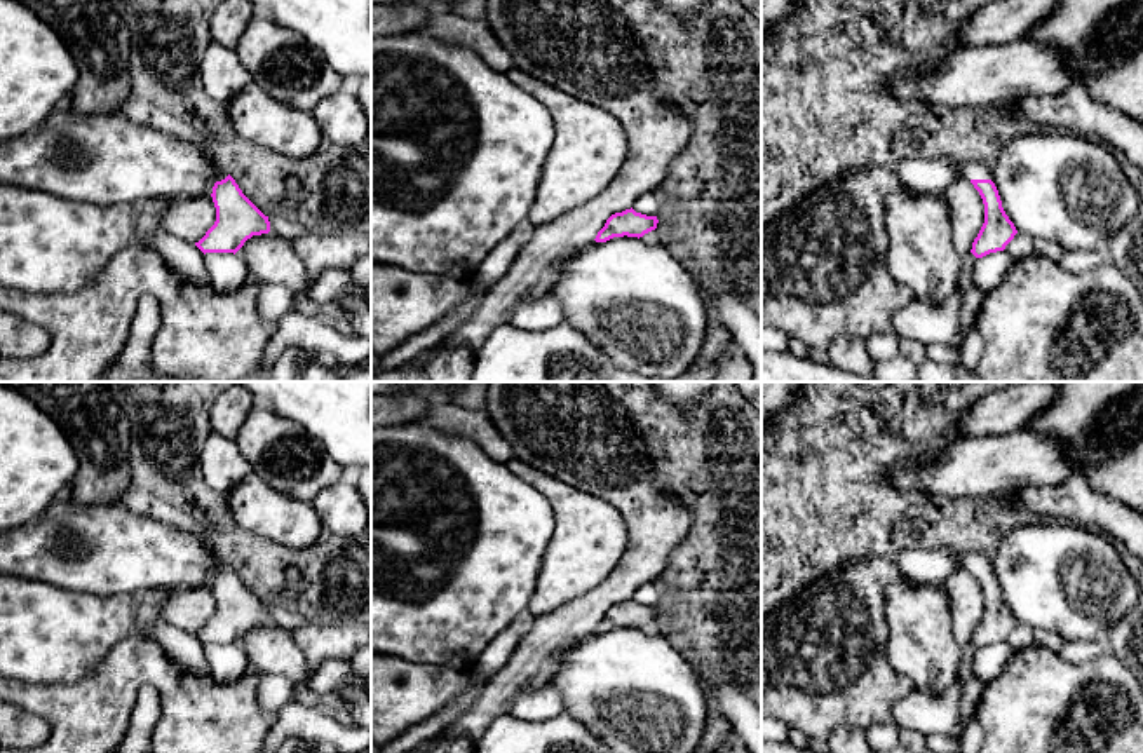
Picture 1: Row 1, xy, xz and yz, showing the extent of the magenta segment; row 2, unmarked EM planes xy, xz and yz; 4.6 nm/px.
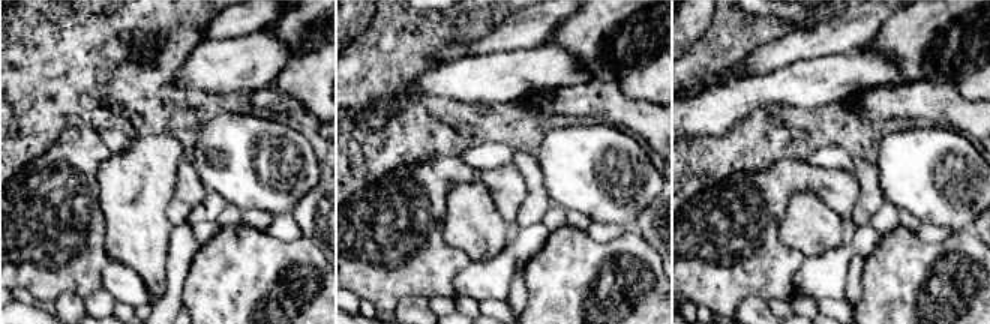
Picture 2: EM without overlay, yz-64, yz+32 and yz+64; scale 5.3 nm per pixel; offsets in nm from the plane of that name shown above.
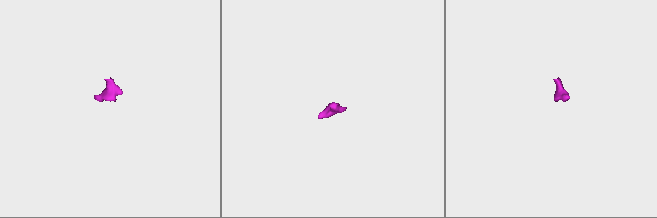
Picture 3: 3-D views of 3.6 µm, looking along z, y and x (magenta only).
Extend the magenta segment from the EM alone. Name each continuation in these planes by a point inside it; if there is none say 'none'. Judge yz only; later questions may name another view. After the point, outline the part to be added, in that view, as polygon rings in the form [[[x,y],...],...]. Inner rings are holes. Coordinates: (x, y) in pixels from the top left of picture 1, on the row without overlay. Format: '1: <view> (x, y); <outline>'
1: yz (974, 560); [[[972,549],[964,554],[964,568],[965,570],[991,570],[991,558],[988,558],[981,549]]]

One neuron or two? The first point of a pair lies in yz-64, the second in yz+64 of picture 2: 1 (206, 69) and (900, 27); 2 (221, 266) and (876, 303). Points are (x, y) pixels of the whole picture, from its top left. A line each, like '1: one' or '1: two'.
1: two
2: one

